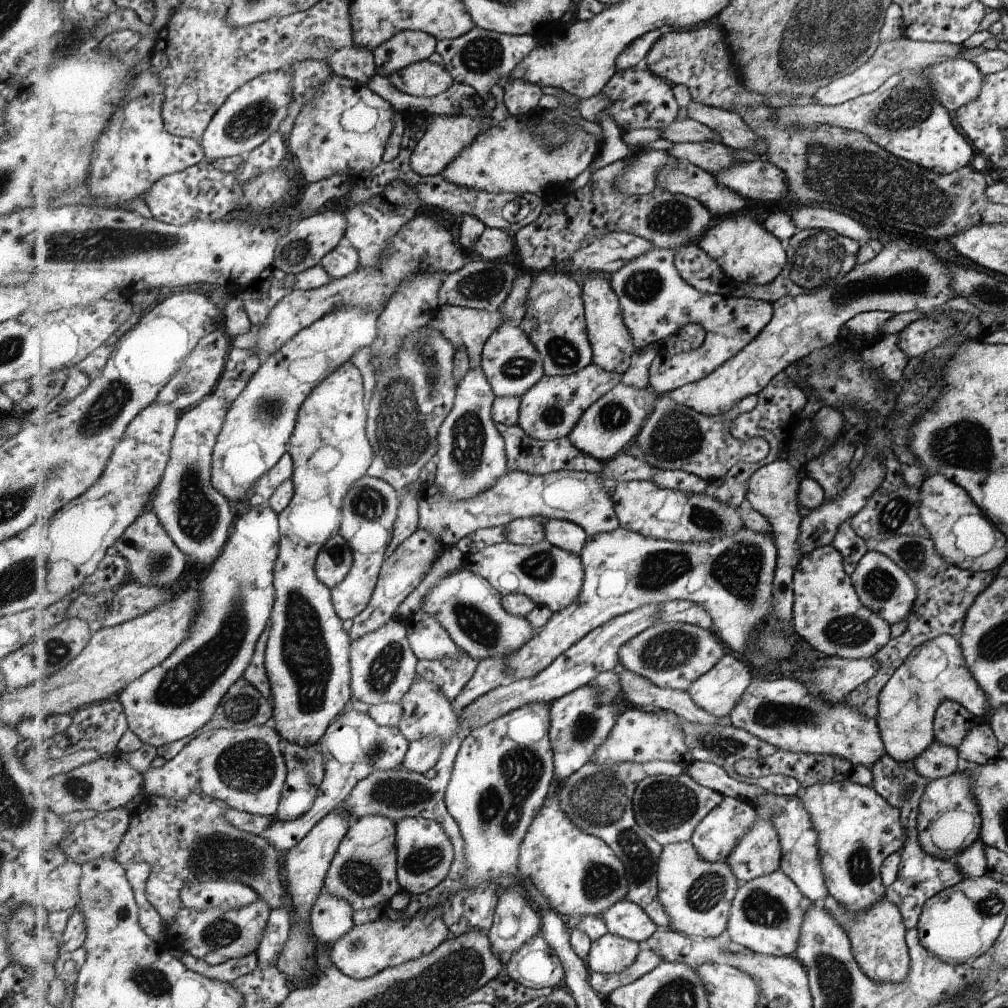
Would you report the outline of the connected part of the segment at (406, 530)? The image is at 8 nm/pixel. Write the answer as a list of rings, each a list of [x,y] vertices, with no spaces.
[[[419,483],[414,488],[409,487],[399,494],[398,521],[394,523],[394,538],[390,543],[387,557],[395,553],[397,548],[418,530],[420,522],[418,493],[421,488],[423,488],[423,485]]]

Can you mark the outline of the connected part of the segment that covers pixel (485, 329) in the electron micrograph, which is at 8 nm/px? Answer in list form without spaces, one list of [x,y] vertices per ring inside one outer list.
[[[443,305],[429,326],[438,329],[456,348],[463,345],[467,350],[470,367],[481,367],[484,347],[505,320],[501,309],[489,311]]]

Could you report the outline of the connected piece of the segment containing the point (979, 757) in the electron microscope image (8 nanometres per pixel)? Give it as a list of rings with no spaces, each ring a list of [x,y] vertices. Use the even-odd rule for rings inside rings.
[[[977,721],[974,728],[963,737],[956,749],[962,765],[985,765],[1000,758],[1000,750],[987,722]]]

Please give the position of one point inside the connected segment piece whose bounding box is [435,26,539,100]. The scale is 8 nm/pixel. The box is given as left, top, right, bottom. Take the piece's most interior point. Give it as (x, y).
(481, 58)

